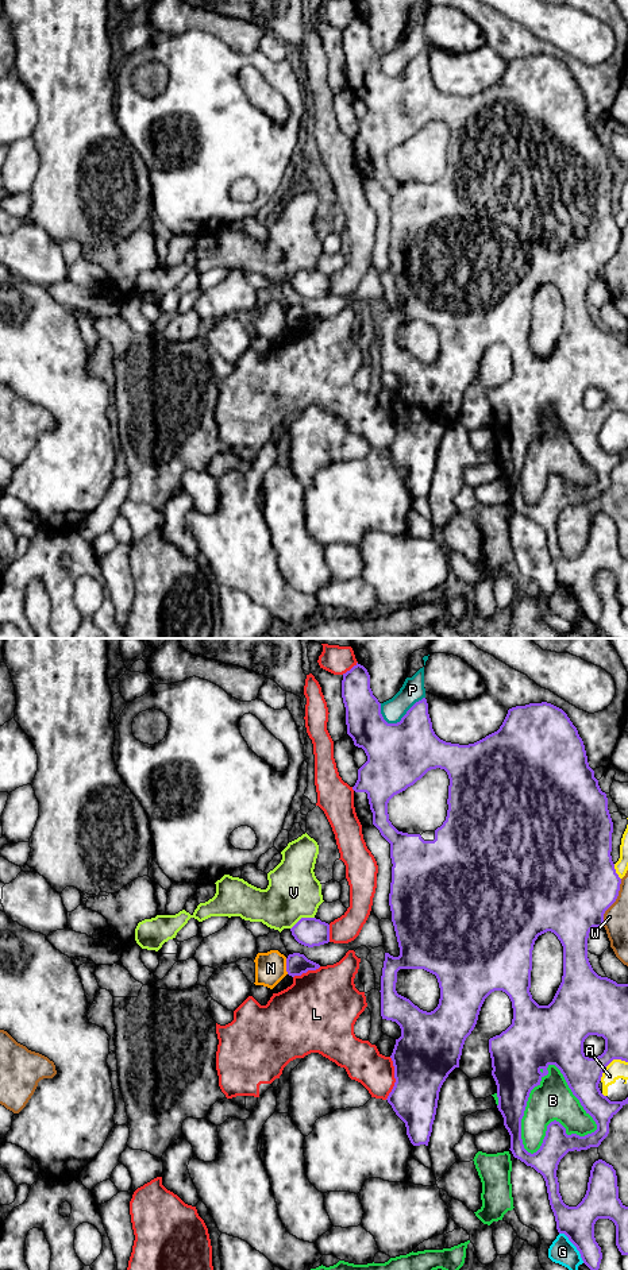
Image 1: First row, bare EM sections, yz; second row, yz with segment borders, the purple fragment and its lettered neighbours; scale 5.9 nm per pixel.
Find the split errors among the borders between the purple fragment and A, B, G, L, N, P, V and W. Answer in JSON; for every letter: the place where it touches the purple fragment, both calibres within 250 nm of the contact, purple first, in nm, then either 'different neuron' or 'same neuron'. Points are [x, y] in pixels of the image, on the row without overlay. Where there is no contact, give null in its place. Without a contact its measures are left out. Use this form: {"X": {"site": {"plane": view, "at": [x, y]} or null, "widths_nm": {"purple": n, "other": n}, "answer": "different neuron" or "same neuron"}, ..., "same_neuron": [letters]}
{"A": {"site": {"plane": "yz", "at": [609, 415]}, "widths_nm": {"purple": 220, "other": 110}, "answer": "different neuron"}, "B": {"site": {"plane": "yz", "at": [524, 462]}, "widths_nm": {"purple": 280, "other": 240}, "answer": "different neuron"}, "G": {"site": {"plane": "yz", "at": [574, 597]}, "widths_nm": {"purple": 200, "other": 150}, "answer": "different neuron"}, "L": {"site": {"plane": "yz", "at": [395, 429]}, "widths_nm": {"purple": 380, "other": 220}, "answer": "different neuron"}, "N": {"site": {"plane": "yz", "at": [286, 319]}, "widths_nm": {"purple": 130, "other": 190}, "answer": "different neuron"}, "P": {"site": {"plane": "yz", "at": [401, 70]}, "widths_nm": {"purple": 380, "other": 140}, "answer": "different neuron"}, "V": {"site": {"plane": "yz", "at": [301, 270]}, "widths_nm": {"purple": 180, "other": 320}, "answer": "different neuron"}, "W": {"site": {"plane": "yz", "at": [613, 254]}, "widths_nm": {"purple": 480, "other": 140}, "answer": "different neuron"}, "same_neuron": []}

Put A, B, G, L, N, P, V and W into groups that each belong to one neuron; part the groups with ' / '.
A / B / G L / N / P / V / W

